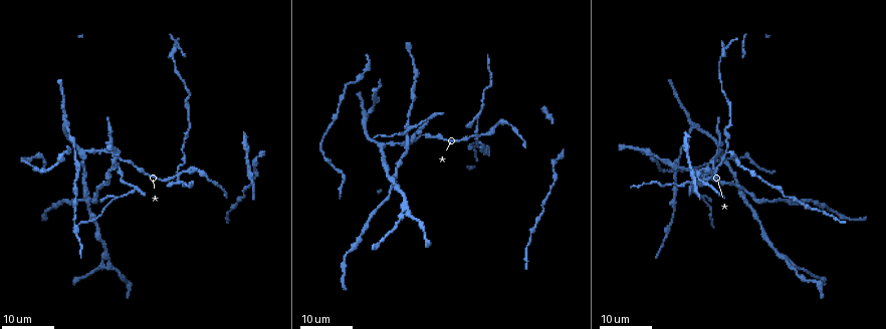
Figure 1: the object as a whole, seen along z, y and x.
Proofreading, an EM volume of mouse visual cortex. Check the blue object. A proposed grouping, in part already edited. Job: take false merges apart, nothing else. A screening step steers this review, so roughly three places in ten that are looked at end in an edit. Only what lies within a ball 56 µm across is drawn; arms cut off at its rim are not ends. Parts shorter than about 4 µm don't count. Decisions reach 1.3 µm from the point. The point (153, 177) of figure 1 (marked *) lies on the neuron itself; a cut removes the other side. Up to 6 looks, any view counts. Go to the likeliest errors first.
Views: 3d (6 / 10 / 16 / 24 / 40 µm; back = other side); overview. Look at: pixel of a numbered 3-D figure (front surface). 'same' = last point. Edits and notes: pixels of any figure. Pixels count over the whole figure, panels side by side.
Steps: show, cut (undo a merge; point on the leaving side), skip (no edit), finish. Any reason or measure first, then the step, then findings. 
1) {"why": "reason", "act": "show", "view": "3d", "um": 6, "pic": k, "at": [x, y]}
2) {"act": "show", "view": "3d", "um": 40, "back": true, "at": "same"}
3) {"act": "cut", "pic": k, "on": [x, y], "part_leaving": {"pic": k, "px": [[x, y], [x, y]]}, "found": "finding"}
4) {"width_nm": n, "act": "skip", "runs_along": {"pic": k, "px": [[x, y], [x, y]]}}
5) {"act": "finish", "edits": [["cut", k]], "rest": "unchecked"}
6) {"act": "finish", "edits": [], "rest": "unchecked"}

{"why": "four-way junction", "act": "show", "view": "3d", "um": 16, "pic": 1, "at": [713, 173]}

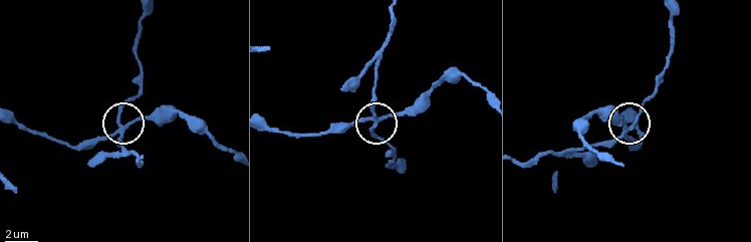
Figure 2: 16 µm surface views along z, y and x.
{"act": "show", "view": "3d", "um": 10, "pic": 2, "at": [630, 128]}

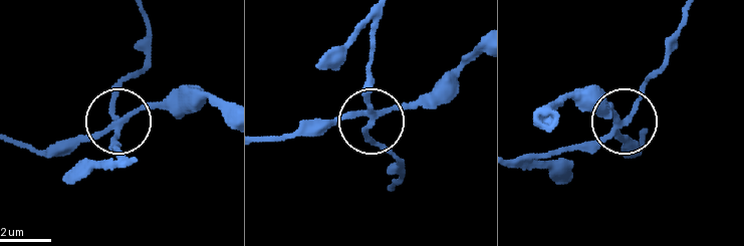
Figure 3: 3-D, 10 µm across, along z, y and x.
{"width_nm": 220, "act": "cut", "pic": 3, "on": [118, 145], "part_leaving": {"pic": 3, "px": [[119, 128], [115, 103], [121, 84], [146, 58], [144, 13]]}, "found": "a second neuron is stuck on"}

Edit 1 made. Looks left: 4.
{"act": "show", "view": "overview"}

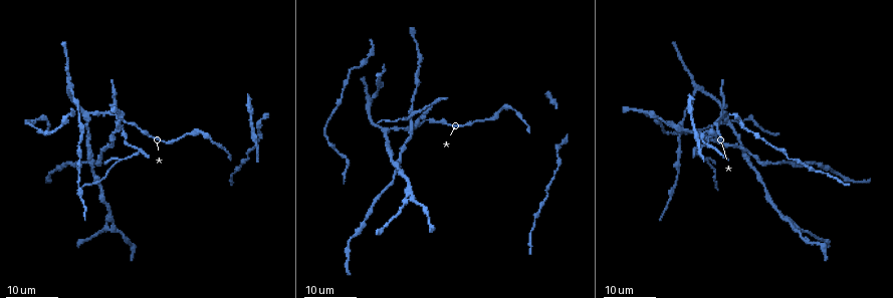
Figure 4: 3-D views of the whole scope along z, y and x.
{"act": "show", "view": "3d", "um": 16, "pic": 4, "at": [70, 90]}

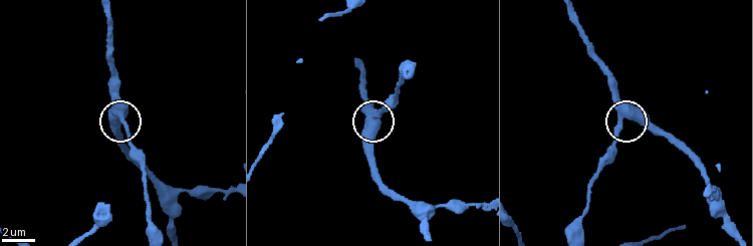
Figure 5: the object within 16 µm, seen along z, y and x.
{"act": "show", "view": "3d", "um": 6, "pic": 5, "at": [124, 120]}

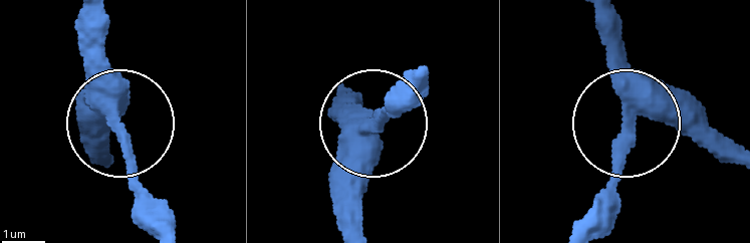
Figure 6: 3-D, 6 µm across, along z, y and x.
{"act": "skip", "runs_along": {"pic": 6, "px": [[110, 161], [120, 78], [99, 17]]}, "found": "one neuron here"}

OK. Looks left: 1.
{"act": "finish", "edits": [["cut", 3]], "rest": "unchecked"}

